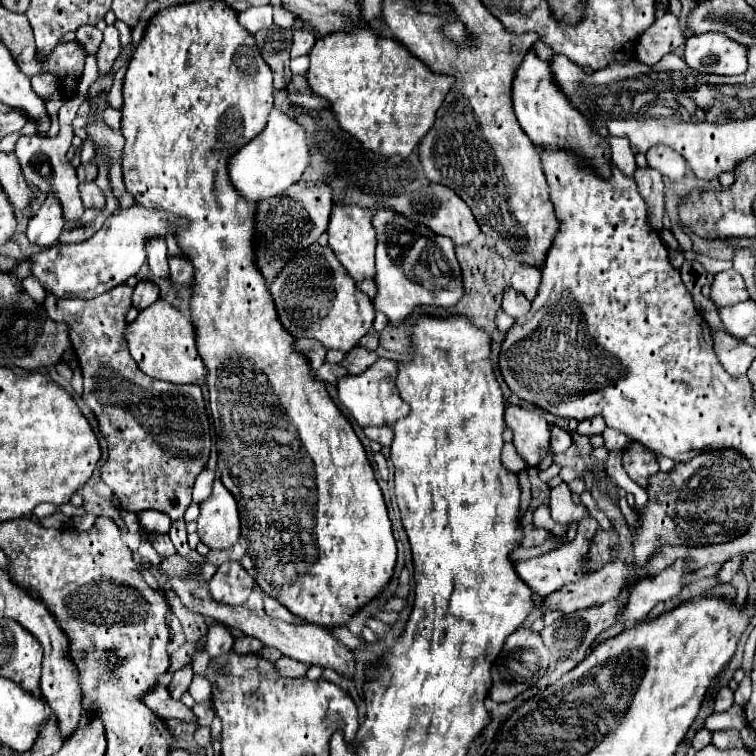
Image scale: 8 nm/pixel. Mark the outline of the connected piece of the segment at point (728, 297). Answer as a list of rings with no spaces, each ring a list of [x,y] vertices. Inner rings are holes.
[[[730,269],[730,271],[718,273],[714,277],[710,299],[716,305],[736,305],[740,301],[748,301],[750,295],[746,291],[746,285],[744,285],[744,279],[740,277],[740,273]]]

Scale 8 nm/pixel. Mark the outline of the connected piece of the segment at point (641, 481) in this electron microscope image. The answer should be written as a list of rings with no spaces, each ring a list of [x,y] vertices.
[[[632,443],[624,451],[622,465],[624,465],[626,473],[644,489],[648,485],[648,477],[658,471],[658,463],[656,463],[654,453],[650,449],[644,449],[640,443]]]

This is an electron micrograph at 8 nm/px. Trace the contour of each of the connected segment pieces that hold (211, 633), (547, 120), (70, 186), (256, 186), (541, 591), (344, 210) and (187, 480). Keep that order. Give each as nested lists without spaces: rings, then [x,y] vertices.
[[[216,623],[208,629],[208,639],[206,639],[206,651],[210,655],[210,659],[216,659],[224,653],[228,653],[232,649],[232,641],[234,637],[230,635],[228,627],[224,627],[222,623]]]
[[[528,49],[522,63],[518,65],[512,81],[512,103],[514,113],[520,121],[520,127],[524,133],[534,141],[538,147],[566,147],[576,151],[588,165],[598,169],[600,175],[610,173],[610,147],[604,137],[600,137],[596,131],[592,131],[586,123],[586,119],[570,105],[568,97],[560,91],[560,85],[556,83],[550,61],[544,61],[536,55],[534,49]]]
[[[96,54],[89,55],[85,61],[77,96],[73,99],[67,99],[66,103],[60,107],[60,115],[58,115],[60,133],[58,133],[56,137],[38,137],[38,135],[32,135],[32,137],[30,137],[30,135],[22,135],[22,137],[16,141],[18,161],[20,161],[20,165],[22,165],[22,171],[24,171],[24,177],[26,177],[26,181],[28,181],[28,185],[38,187],[38,189],[42,189],[44,193],[54,191],[56,197],[60,199],[62,211],[64,211],[64,215],[66,215],[68,219],[80,219],[82,213],[84,213],[84,205],[82,205],[80,195],[78,195],[78,177],[76,177],[76,169],[74,169],[72,161],[68,159],[68,149],[70,149],[72,139],[74,139],[72,121],[74,121],[74,117],[76,117],[78,105],[83,103],[90,86],[97,78],[98,66]]]
[[[272,109],[264,131],[252,141],[248,141],[244,147],[240,147],[228,159],[228,177],[232,187],[240,193],[240,197],[256,203],[256,201],[280,195],[290,185],[298,183],[308,161],[310,161],[310,149],[306,145],[304,129],[286,113]]]
[[[584,517],[580,521],[580,529],[576,531],[576,537],[574,541],[554,549],[554,551],[548,551],[544,555],[538,555],[538,557],[532,557],[532,559],[518,559],[514,561],[514,569],[516,569],[516,575],[532,589],[534,595],[538,597],[546,597],[550,595],[552,591],[558,591],[560,587],[564,587],[566,583],[574,583],[582,577],[582,571],[580,567],[584,565],[584,555],[588,551],[588,545],[590,545],[590,539],[594,537],[598,529],[598,521],[594,517]]]
[[[334,205],[328,225],[328,247],[338,257],[340,265],[344,265],[346,273],[356,279],[370,279],[374,273],[374,249],[376,249],[376,233],[370,225],[372,211],[358,205]]]
[[[120,285],[94,297],[92,301],[76,301],[56,297],[46,293],[44,307],[52,321],[64,323],[68,327],[68,337],[72,341],[74,355],[78,359],[80,371],[84,375],[84,393],[82,399],[94,411],[100,431],[108,443],[108,461],[100,469],[102,481],[114,491],[120,499],[120,509],[140,513],[146,509],[156,509],[168,513],[170,519],[182,519],[186,507],[192,501],[192,483],[196,475],[206,467],[210,455],[210,423],[204,409],[204,397],[198,385],[172,385],[168,381],[158,381],[144,375],[132,361],[126,341],[124,341],[124,323],[130,309],[132,289]]]

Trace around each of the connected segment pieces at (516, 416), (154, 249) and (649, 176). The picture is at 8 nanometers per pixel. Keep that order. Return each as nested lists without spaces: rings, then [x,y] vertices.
[[[508,405],[504,413],[506,427],[514,433],[514,445],[518,453],[526,459],[528,465],[538,465],[550,443],[550,425],[548,421],[528,409],[518,405]]]
[[[152,241],[152,245],[148,245],[148,265],[156,277],[168,277],[170,275],[166,241]]]
[[[636,167],[634,181],[638,185],[640,195],[646,199],[646,203],[650,207],[654,229],[660,229],[662,227],[662,213],[664,213],[664,183],[662,183],[662,175],[652,167]]]

